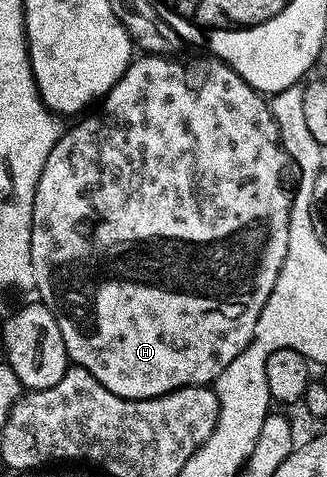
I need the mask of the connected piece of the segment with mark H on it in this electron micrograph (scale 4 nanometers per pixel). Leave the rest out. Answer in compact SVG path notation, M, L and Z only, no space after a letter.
M150 54L137 58L122 77L122 81L118 81L118 85L114 85L112 92L102 100L102 106L99 108L101 111L93 119L81 118L79 120L81 123L73 131L72 128L65 130L58 145L54 145L54 153L50 153L50 161L46 161L42 181L38 181L38 193L34 197L34 229L32 230L30 249L32 250L32 264L36 274L36 291L39 298L54 313L54 317L58 321L58 329L62 329L62 341L66 341L69 360L75 366L85 367L101 385L110 389L110 393L123 399L157 399L163 395L172 395L176 391L181 391L183 387L206 387L215 384L221 373L230 365L234 365L234 361L238 361L238 357L245 349L256 342L258 321L266 309L266 301L270 301L270 297L274 293L274 285L278 285L282 265L286 265L286 249L290 249L290 209L292 208L293 192L290 187L284 184L286 156L283 147L280 146L280 130L272 116L269 100L254 90L249 83L242 81L242 77L238 73L234 73L234 69L230 69L218 59L209 58L208 64L198 68L196 75L190 76L189 79L187 73L174 60L176 59L172 57Z

